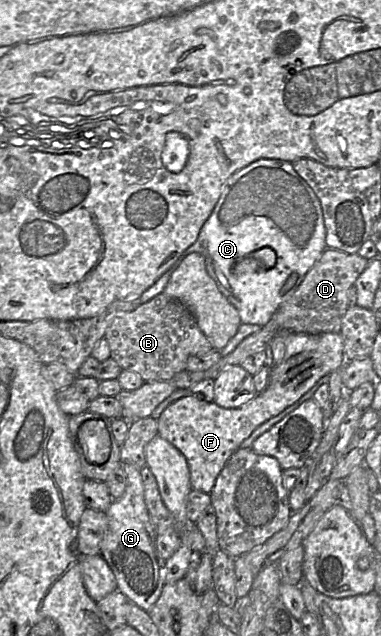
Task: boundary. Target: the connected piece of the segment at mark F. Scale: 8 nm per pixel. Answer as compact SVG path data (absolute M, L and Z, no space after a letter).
M286 332L286 354L279 365L271 368L268 386L239 408L223 408L195 395L170 404L157 419L158 435L174 445L185 456L192 489L210 494L228 459L253 431L298 401L316 382L346 362L340 333L317 335Z

